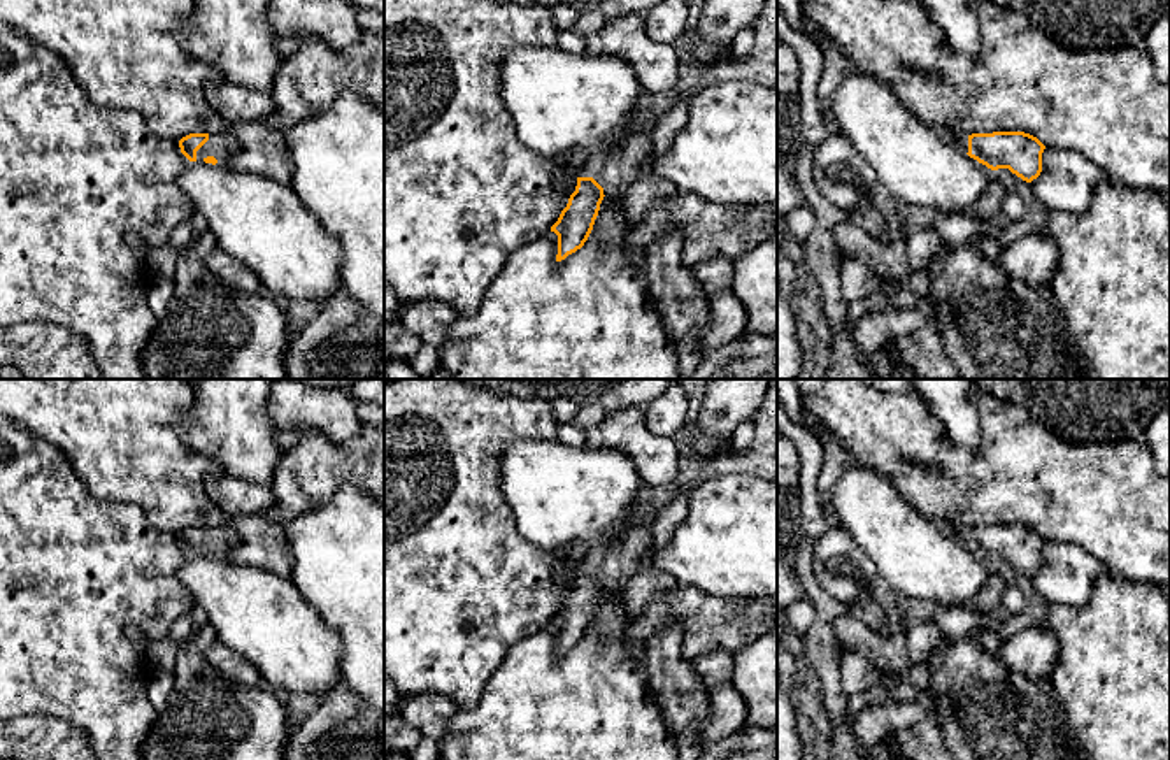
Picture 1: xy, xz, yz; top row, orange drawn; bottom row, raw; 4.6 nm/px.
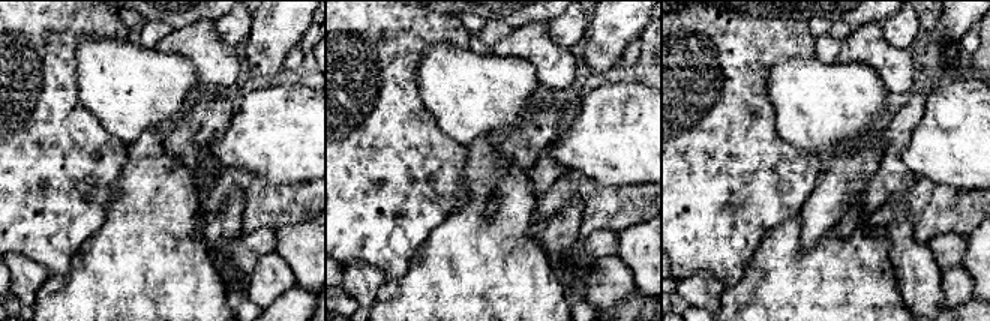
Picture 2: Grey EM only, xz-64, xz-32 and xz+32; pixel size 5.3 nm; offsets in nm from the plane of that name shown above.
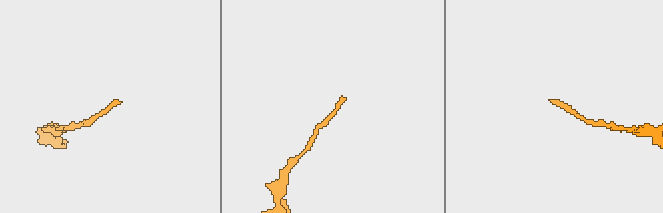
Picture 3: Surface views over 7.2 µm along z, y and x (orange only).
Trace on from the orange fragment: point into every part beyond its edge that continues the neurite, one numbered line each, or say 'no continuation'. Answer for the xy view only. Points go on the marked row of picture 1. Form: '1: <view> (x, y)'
1: xy (223, 144)

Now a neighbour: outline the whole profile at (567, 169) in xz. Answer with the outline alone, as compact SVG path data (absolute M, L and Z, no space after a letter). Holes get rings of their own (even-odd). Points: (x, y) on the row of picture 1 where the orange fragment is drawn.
M561 158L556 161L556 177L554 184L561 193L561 209L567 207L570 195L575 191L577 186L577 174L582 168L582 161L574 161L570 158Z

